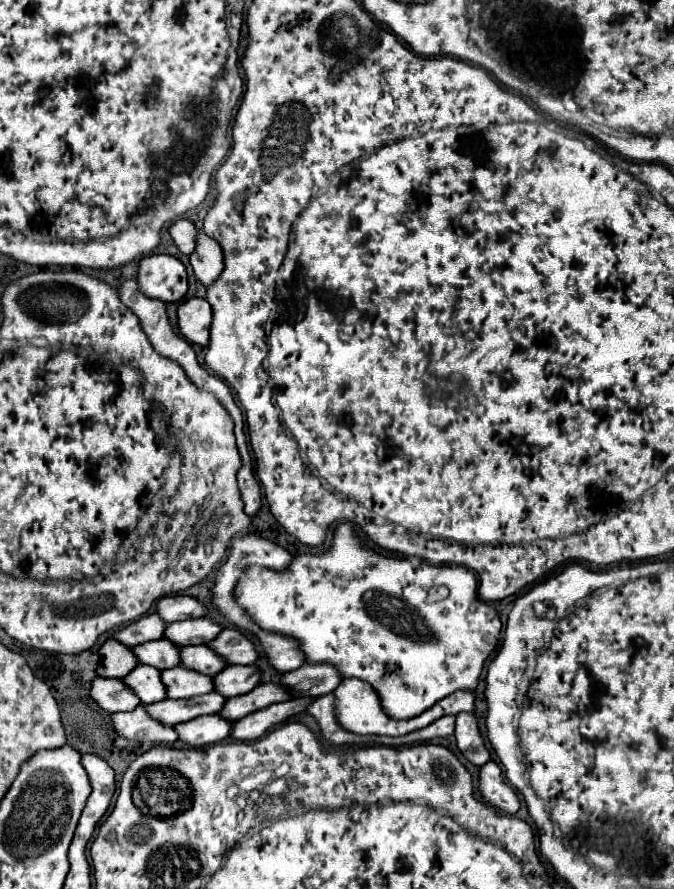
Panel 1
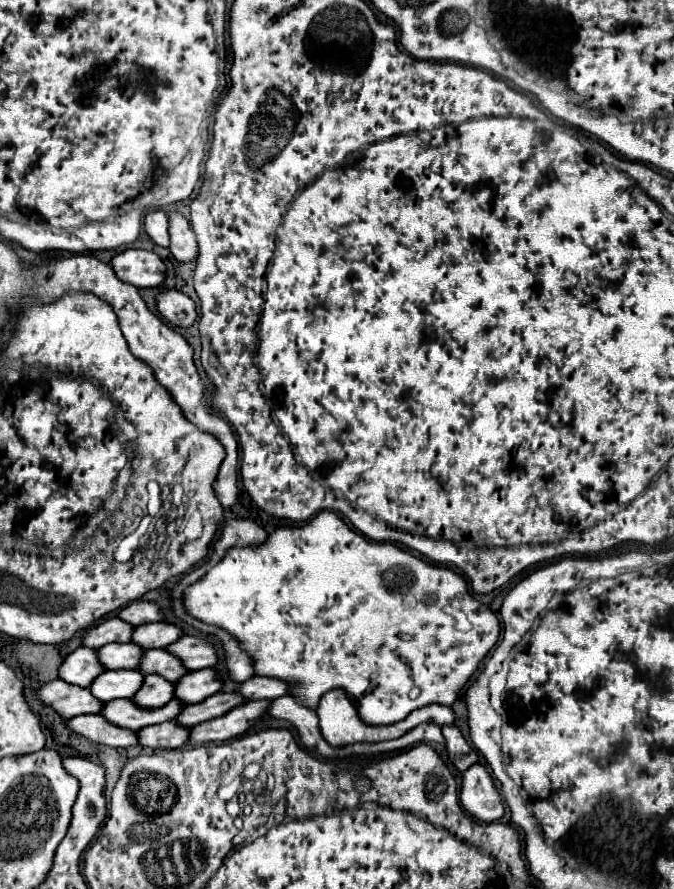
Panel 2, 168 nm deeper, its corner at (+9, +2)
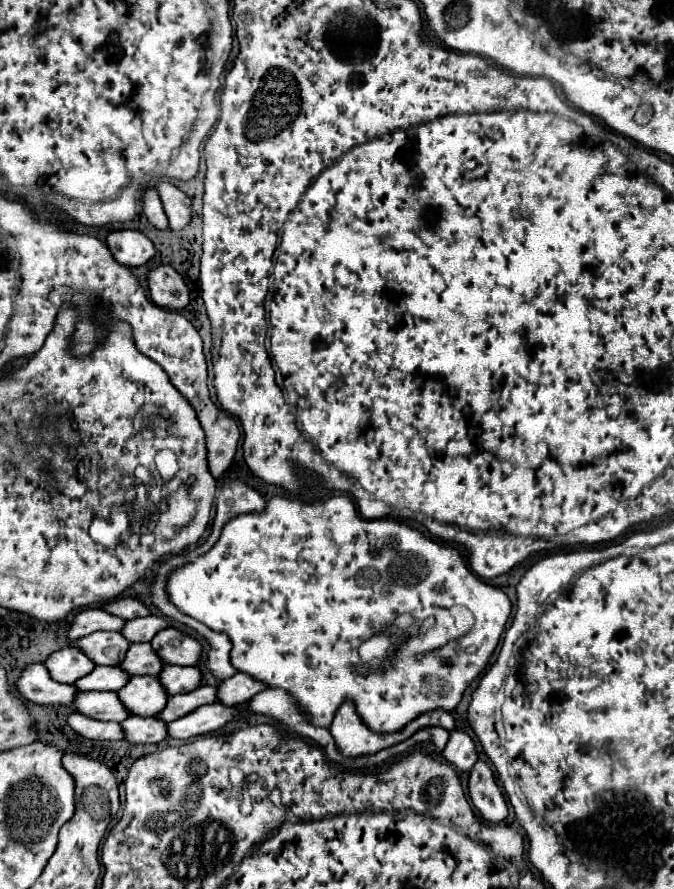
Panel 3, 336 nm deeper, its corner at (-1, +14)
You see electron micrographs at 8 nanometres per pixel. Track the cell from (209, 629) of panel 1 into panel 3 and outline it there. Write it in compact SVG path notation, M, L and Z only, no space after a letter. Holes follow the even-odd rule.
M148 615L148 617L138 617L132 621L126 621L122 635L130 641L130 643L140 643L140 641L152 641L154 635L160 629L170 627L168 621L164 617L158 615Z

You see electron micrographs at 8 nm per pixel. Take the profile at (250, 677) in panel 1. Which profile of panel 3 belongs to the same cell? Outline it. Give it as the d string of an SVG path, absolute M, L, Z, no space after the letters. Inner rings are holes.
M164 665L162 673L158 675L168 695L190 693L192 689L200 687L202 673L198 667L178 667L178 665Z

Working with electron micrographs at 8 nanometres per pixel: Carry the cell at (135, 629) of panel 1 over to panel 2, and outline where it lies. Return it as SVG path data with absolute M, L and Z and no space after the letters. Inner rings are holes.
M112 617L112 619L104 619L98 625L94 625L84 637L82 637L82 647L90 647L90 649L98 649L106 643L128 643L132 637L132 625L128 625L126 621Z

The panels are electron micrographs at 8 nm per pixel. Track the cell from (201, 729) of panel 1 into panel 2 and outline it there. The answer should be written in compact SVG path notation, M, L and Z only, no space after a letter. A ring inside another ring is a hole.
M166 721L140 729L138 743L142 747L152 747L152 749L178 749L184 743L188 743L188 735L190 731L186 727L180 727L174 721Z

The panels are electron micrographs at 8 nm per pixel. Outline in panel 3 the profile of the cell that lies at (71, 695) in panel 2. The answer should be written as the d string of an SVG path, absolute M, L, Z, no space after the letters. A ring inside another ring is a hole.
M32 665L32 669L24 669L16 685L22 697L40 705L72 705L78 695L74 685L54 681L46 665Z

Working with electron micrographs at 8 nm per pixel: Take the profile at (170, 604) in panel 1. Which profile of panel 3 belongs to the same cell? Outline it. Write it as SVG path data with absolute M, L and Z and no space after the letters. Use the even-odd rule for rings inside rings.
M132 597L116 599L116 601L108 603L104 609L106 609L108 613L112 613L112 615L120 615L120 617L124 617L126 621L130 621L130 619L134 619L134 617L144 617L144 615L150 613L148 607L146 607L142 601L132 599Z

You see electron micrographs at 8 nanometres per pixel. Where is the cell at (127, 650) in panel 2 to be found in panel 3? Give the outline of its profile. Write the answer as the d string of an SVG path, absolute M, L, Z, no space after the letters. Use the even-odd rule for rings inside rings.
M96 631L80 641L70 641L72 647L80 647L96 665L120 665L130 647L118 631Z

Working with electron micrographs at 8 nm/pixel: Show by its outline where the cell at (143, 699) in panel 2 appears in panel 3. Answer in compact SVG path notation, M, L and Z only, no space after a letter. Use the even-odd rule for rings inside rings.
M134 675L128 685L118 691L120 701L130 709L132 715L150 717L158 715L168 703L168 691L156 675Z

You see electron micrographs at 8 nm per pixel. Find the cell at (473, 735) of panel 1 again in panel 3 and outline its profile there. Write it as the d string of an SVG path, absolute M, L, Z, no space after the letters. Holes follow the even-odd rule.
M452 729L450 731L450 741L446 745L446 749L442 751L442 755L446 757L448 763L456 765L462 771L470 771L472 765L478 761L478 751L476 751L476 743L472 741L472 737L460 729Z

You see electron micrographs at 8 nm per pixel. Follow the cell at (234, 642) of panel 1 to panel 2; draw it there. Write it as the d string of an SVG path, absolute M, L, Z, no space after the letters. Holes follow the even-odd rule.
M180 637L178 641L170 643L166 651L182 659L188 671L206 669L218 661L212 645L200 637Z

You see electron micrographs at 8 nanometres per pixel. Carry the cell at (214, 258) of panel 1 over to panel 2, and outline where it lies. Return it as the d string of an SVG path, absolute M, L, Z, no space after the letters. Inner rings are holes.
M170 211L170 253L178 261L190 261L198 255L198 243L196 235L190 227L190 223L180 215Z

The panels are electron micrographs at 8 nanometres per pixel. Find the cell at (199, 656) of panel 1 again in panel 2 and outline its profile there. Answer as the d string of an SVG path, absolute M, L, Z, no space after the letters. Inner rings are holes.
M150 649L142 653L142 665L138 665L138 671L142 671L142 675L160 675L170 683L176 683L184 673L188 673L182 665L182 661L170 653L166 653L166 649Z

